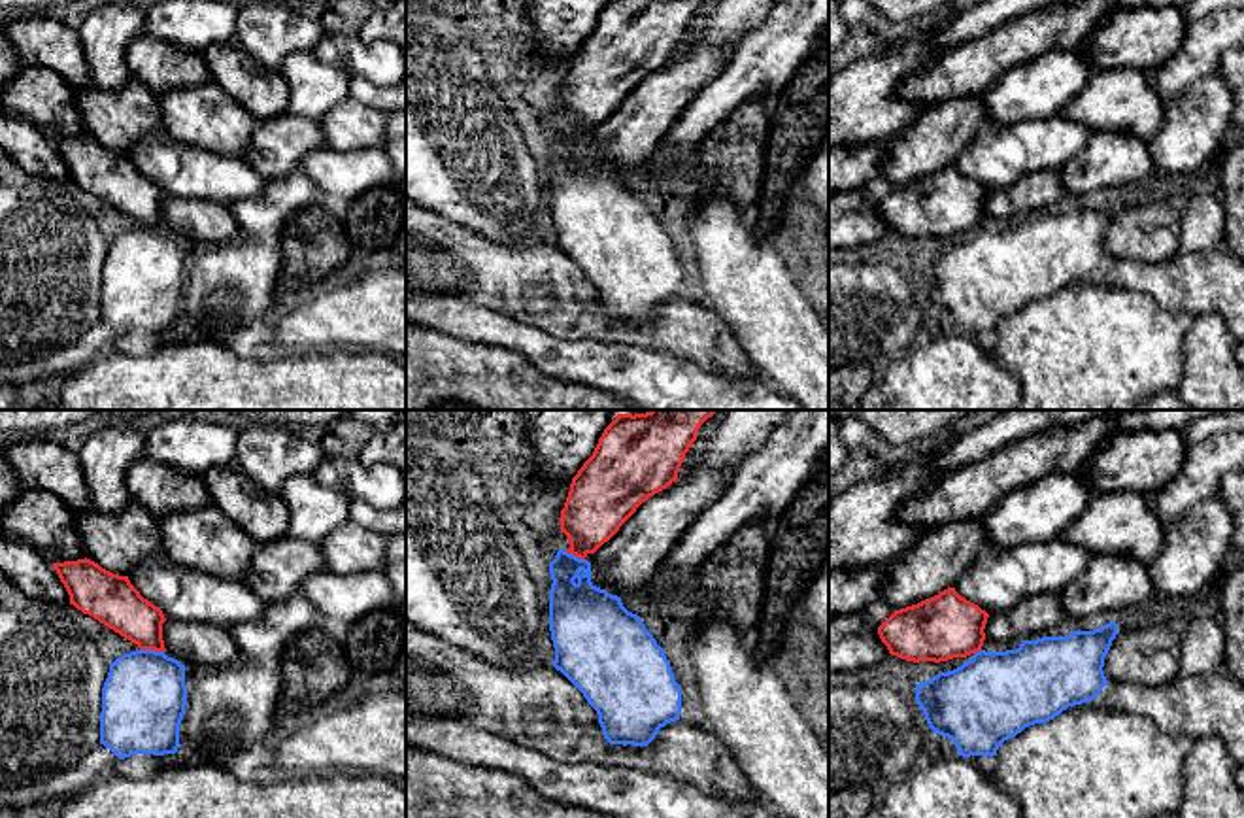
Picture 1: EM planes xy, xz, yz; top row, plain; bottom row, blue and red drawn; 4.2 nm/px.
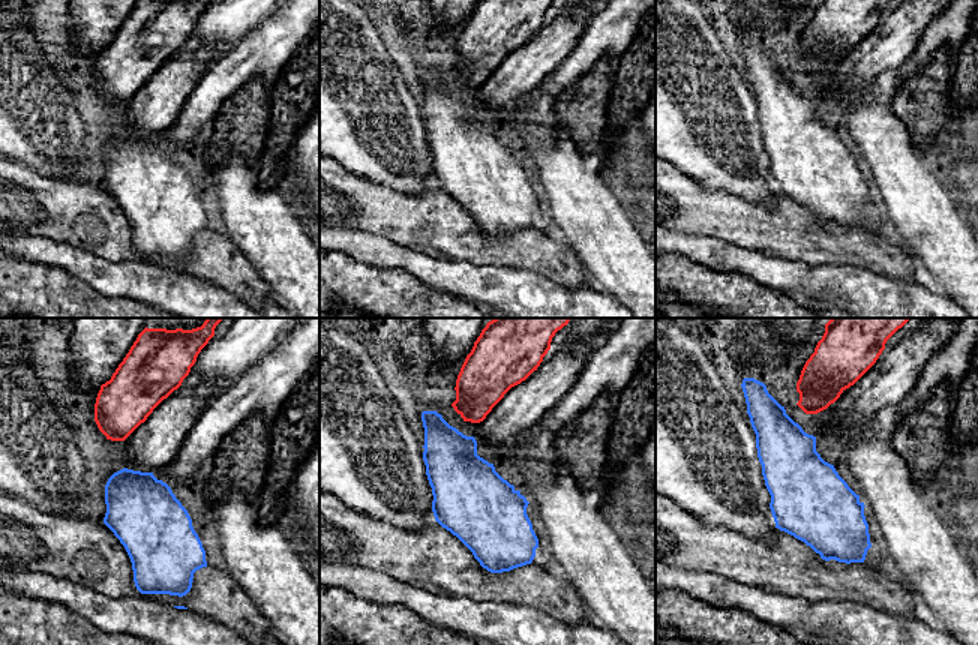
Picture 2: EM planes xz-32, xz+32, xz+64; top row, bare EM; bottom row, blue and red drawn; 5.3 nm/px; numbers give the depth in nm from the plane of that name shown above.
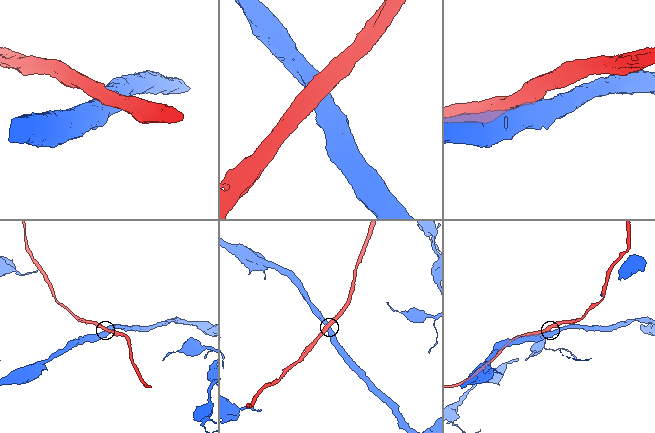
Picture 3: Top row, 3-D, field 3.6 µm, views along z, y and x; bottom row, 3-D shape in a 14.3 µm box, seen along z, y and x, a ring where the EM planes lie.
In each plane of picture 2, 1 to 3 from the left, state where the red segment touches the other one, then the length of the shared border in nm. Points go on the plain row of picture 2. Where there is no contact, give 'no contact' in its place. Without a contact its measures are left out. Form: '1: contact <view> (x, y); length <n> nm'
1: no contact
2: no contact
3: no contact

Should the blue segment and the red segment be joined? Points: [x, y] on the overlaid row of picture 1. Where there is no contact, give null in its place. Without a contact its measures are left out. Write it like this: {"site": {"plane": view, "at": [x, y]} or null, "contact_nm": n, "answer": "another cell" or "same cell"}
{"site": {"plane": "xy", "at": [151, 650]}, "contact_nm": 110, "answer": "another cell"}

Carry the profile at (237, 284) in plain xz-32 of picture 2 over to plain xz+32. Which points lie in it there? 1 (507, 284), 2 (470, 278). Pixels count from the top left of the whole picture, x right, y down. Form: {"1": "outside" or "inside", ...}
{"1": "outside", "2": "outside"}

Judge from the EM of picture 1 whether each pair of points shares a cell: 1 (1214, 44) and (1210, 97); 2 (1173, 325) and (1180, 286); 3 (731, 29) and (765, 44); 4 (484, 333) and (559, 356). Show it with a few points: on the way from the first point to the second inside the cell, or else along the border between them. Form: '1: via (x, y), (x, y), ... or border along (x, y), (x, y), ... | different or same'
1: border along (1214, 72), (1195, 80), (1175, 97) | different
2: border along (1137, 289), (1165, 308), (1188, 312), (1193, 318) | different
3: border along (767, 19), (729, 57) | different
4: via (503, 333), (516, 335), (540, 348) | same

